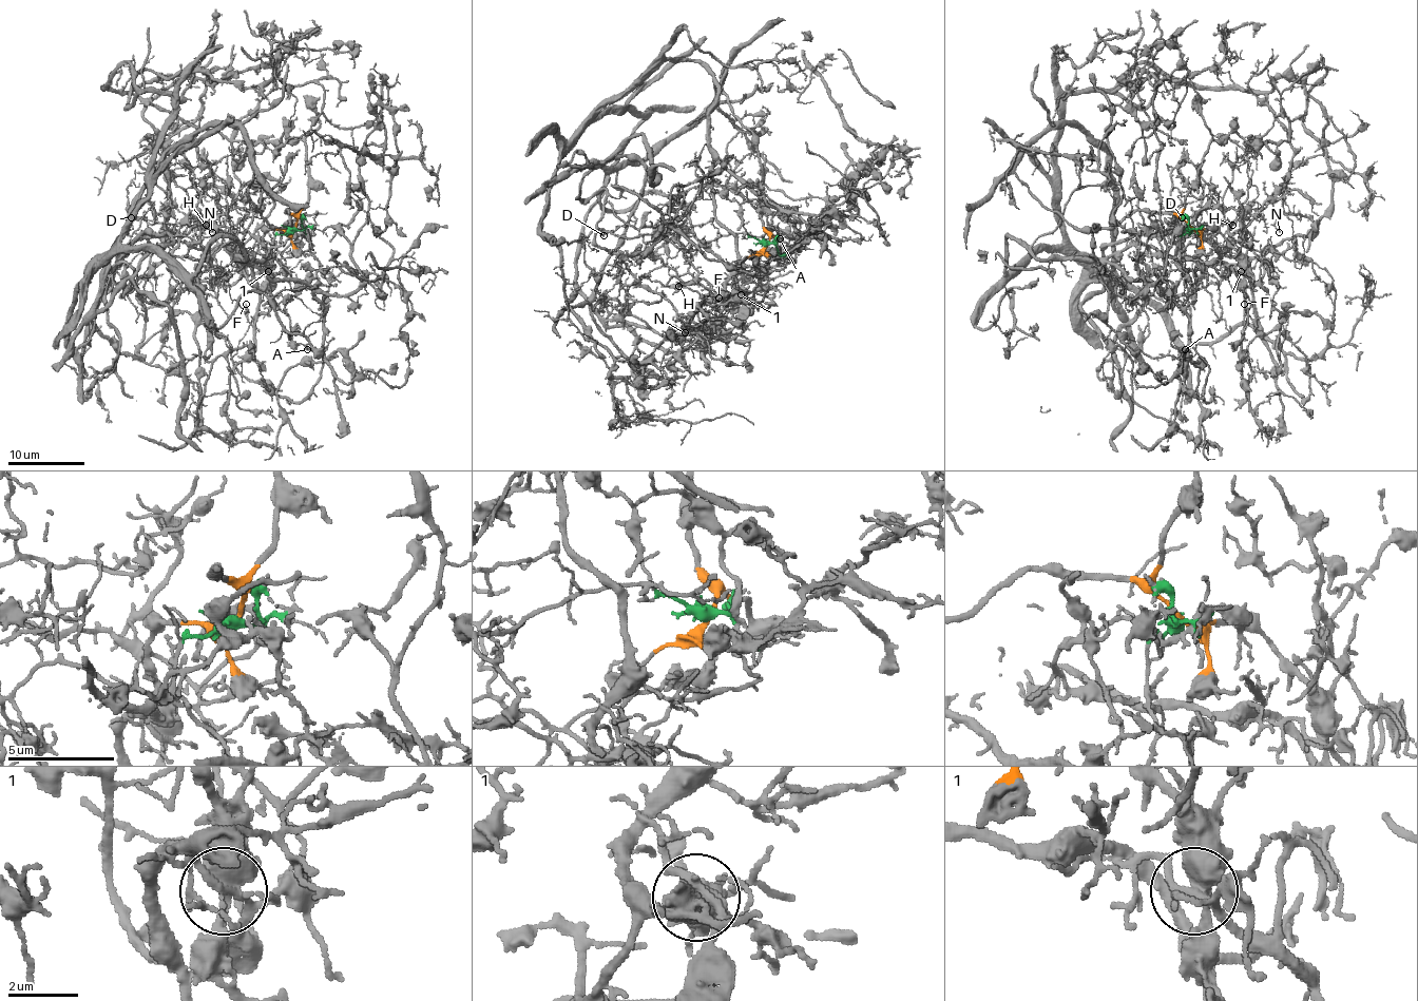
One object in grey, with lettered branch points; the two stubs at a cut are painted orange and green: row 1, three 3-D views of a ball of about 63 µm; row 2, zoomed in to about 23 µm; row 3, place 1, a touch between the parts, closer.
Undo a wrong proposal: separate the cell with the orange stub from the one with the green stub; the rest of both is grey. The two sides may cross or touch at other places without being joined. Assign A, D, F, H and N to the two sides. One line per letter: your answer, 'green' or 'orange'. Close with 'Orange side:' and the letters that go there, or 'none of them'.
A: orange
D: orange
F: orange
H: green
N: orange
Orange side: A, D, F, N

